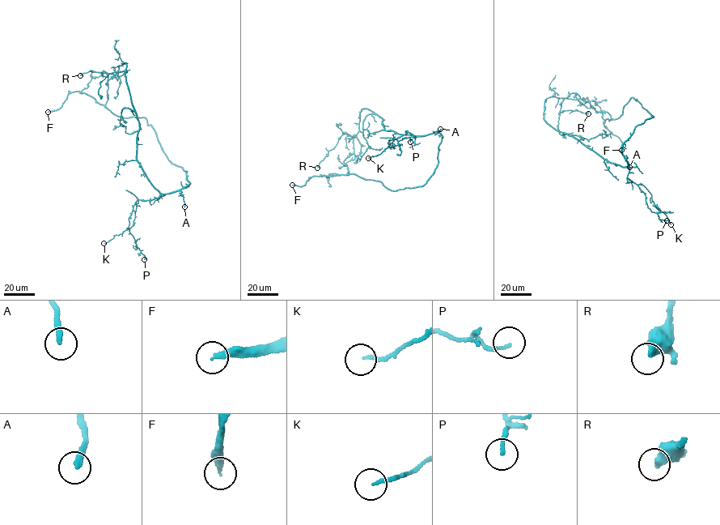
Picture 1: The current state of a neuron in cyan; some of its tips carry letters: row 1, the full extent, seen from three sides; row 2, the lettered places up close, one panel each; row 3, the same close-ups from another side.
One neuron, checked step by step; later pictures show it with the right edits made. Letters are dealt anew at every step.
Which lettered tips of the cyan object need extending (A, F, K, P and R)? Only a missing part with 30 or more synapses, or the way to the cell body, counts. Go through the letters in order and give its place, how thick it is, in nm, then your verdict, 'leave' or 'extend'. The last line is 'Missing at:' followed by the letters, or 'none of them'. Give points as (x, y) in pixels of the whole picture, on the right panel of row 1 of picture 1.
A: at (629, 167); 260 nm thick; extend
F: at (621, 150); 280 nm thick; extend
K: at (671, 224); 130 nm thick; leave
P: at (667, 220); 140 nm thick; leave
R: at (588, 113); 440 nm thick; leave
Missing at: A, F

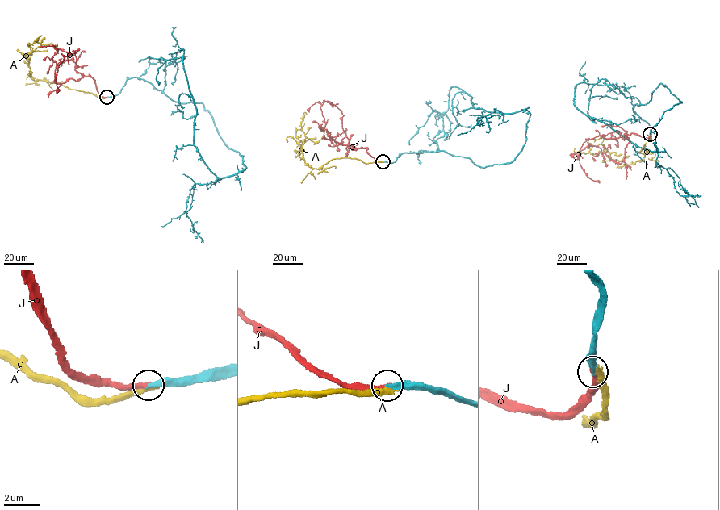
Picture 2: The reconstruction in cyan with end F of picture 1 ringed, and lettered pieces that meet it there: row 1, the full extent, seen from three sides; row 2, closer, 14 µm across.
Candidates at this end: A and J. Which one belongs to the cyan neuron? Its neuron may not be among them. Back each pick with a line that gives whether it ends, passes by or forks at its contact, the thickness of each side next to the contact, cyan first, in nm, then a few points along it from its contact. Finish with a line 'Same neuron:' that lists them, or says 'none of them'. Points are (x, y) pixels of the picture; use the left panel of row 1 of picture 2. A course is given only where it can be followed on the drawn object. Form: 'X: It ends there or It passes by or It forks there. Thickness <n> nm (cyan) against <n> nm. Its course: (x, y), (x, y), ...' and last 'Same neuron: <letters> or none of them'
J: It ends there. Thickness 360 nm (cyan) against 220 nm. Its course: (106, 97), (100, 95), (91, 77), (56, 83), (56, 64), (52, 59), (58, 49), (42, 47)
Same neuron: J

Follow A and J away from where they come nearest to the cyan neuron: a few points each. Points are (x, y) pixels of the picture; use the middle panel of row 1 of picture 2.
A: (383, 161), (344, 157), (309, 166), (297, 144), (307, 139), (301, 125), (306, 114)
J: (383, 161), (367, 148), (353, 150), (321, 131), (321, 104), (316, 102), (309, 112)

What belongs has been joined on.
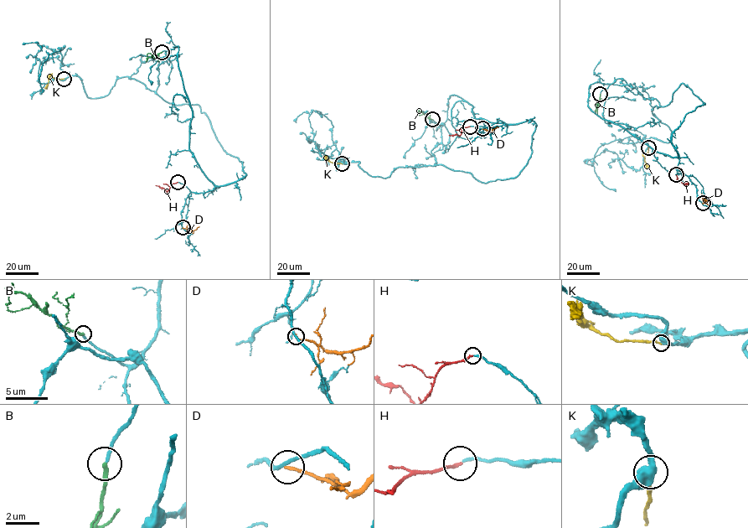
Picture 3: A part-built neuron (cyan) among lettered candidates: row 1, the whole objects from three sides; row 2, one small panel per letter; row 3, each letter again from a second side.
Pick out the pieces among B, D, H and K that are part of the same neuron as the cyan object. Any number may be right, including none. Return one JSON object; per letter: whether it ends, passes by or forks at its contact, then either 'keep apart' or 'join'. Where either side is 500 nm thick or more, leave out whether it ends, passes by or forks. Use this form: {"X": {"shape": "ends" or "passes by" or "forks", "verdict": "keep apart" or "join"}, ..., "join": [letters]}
{"B": {"shape": "ends", "verdict": "join"}, "D": {"shape": "ends", "verdict": "keep apart"}, "H": {"shape": "ends", "verdict": "join"}, "K": {"verdict": "keep apart"}, "join": ["B", "H"]}

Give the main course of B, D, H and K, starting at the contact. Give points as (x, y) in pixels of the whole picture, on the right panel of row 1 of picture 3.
B: (600, 94), (596, 104), (597, 114)
D: (702, 204), (706, 200), (701, 194)
H: (676, 175), (683, 184), (688, 183), (684, 185)
K: (648, 147), (647, 152), (644, 154), (647, 168)

